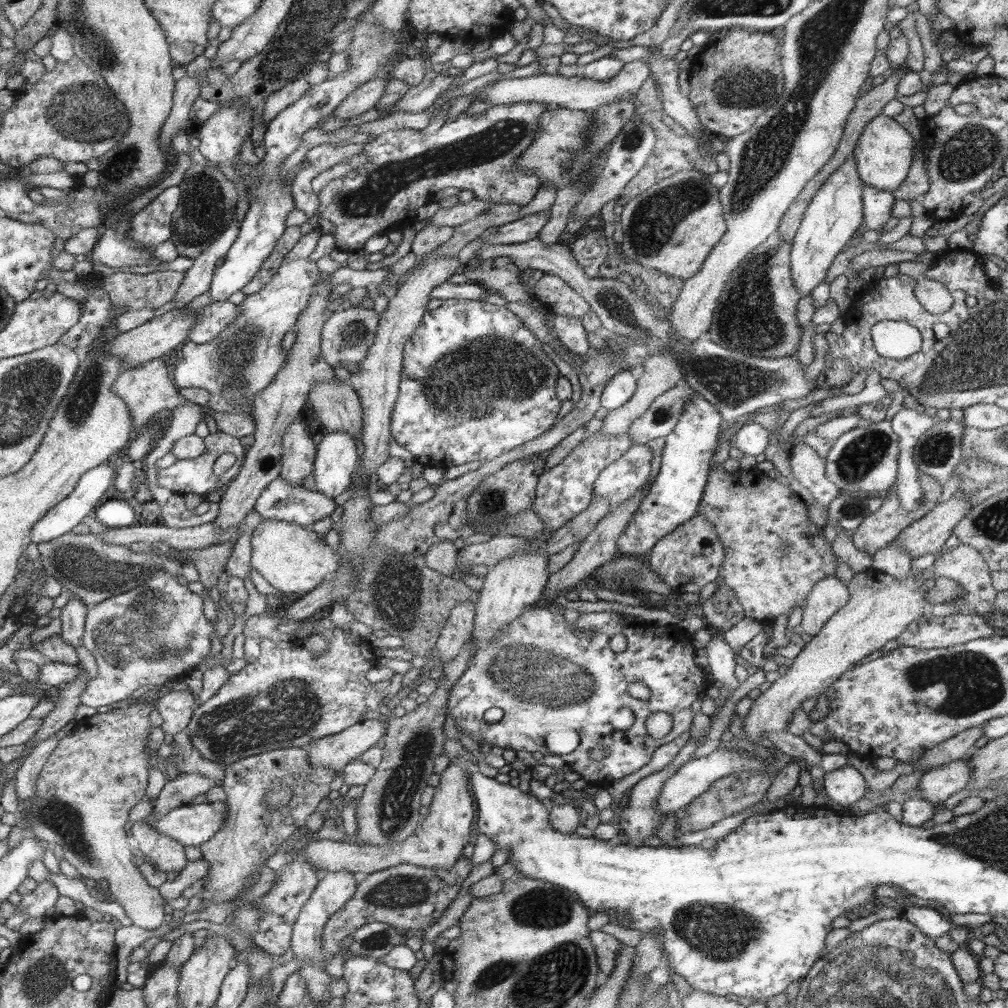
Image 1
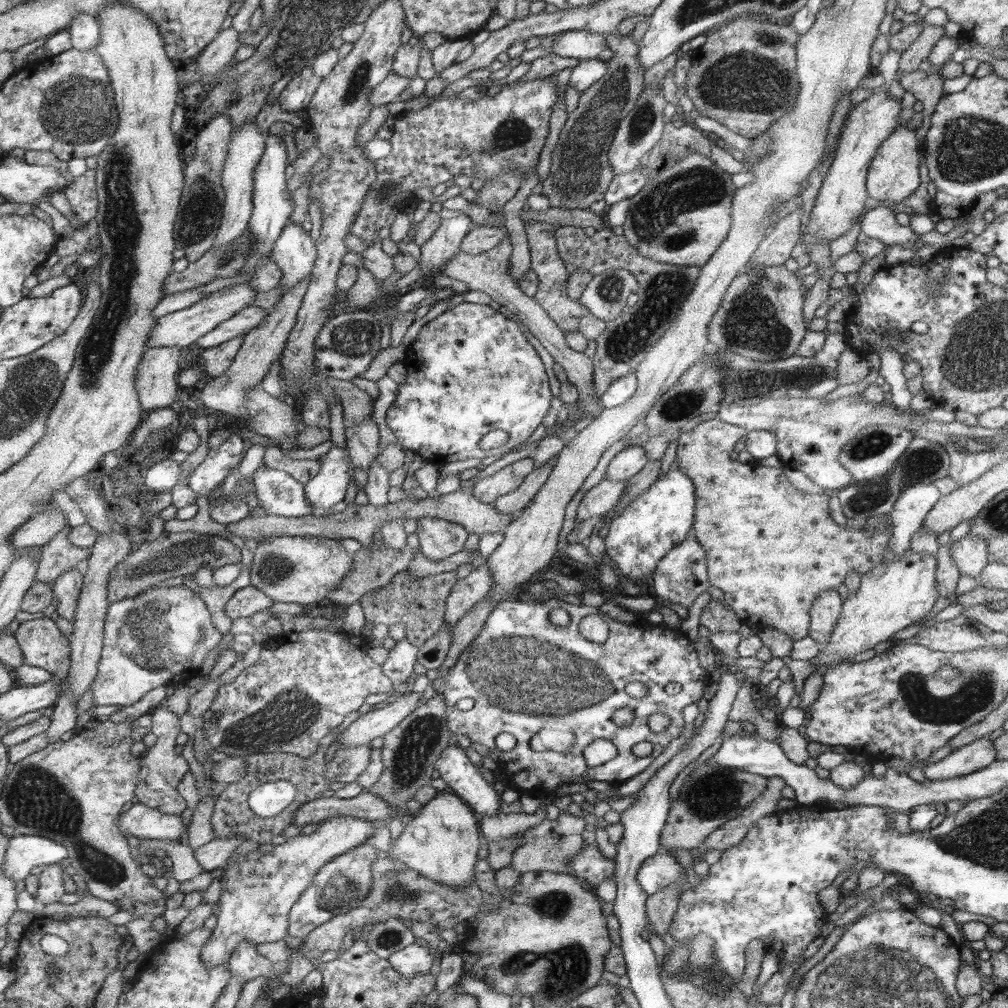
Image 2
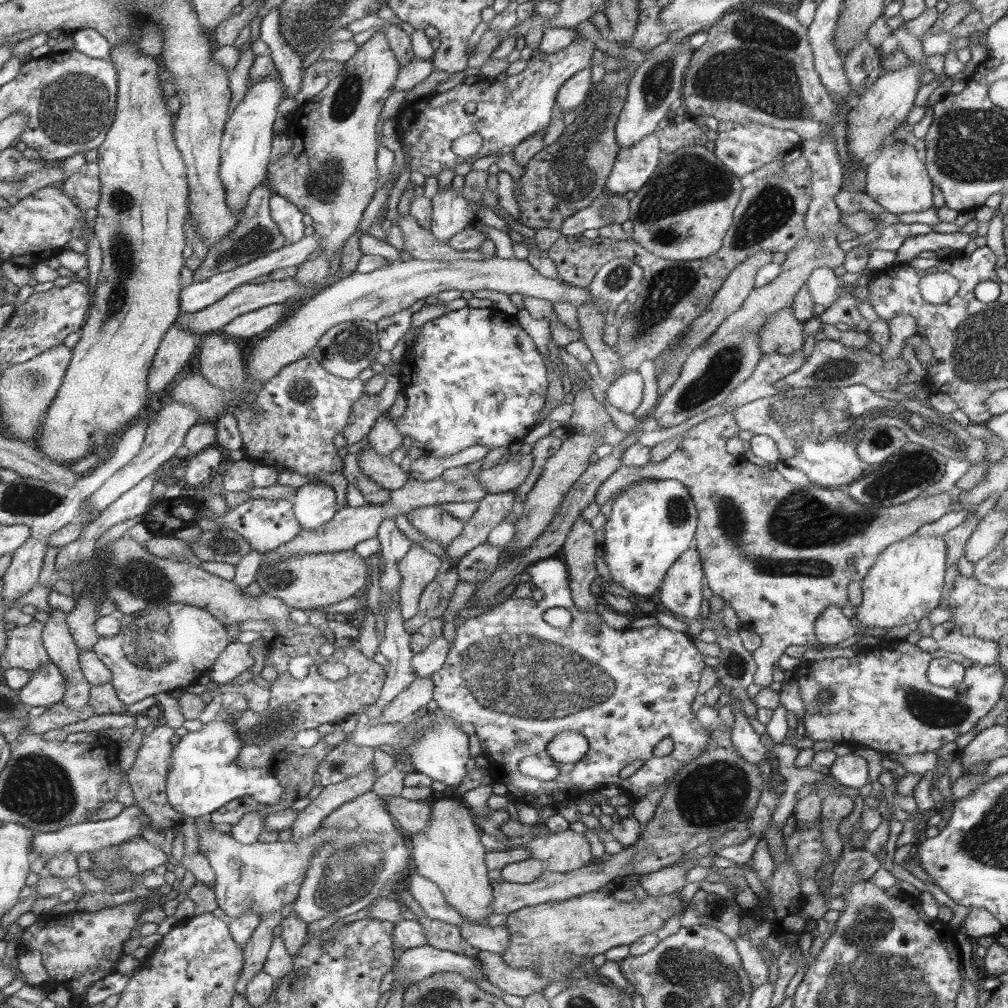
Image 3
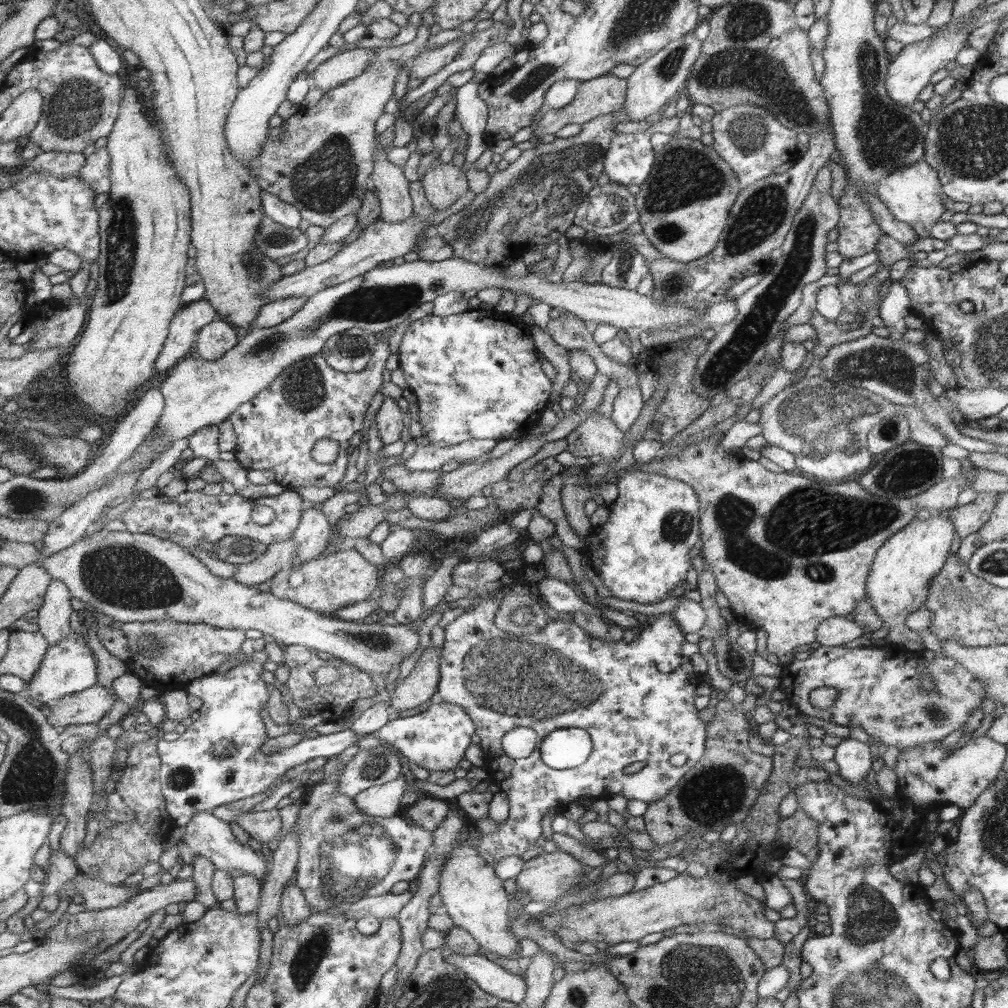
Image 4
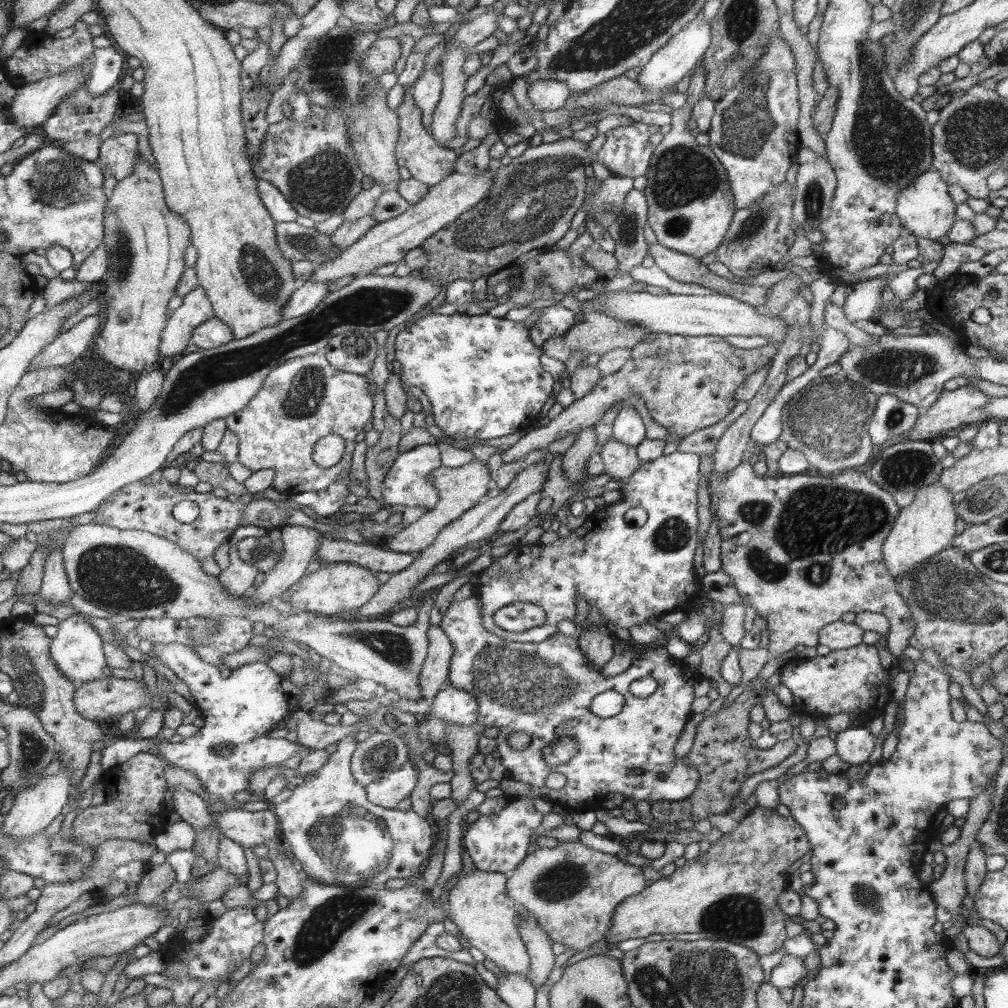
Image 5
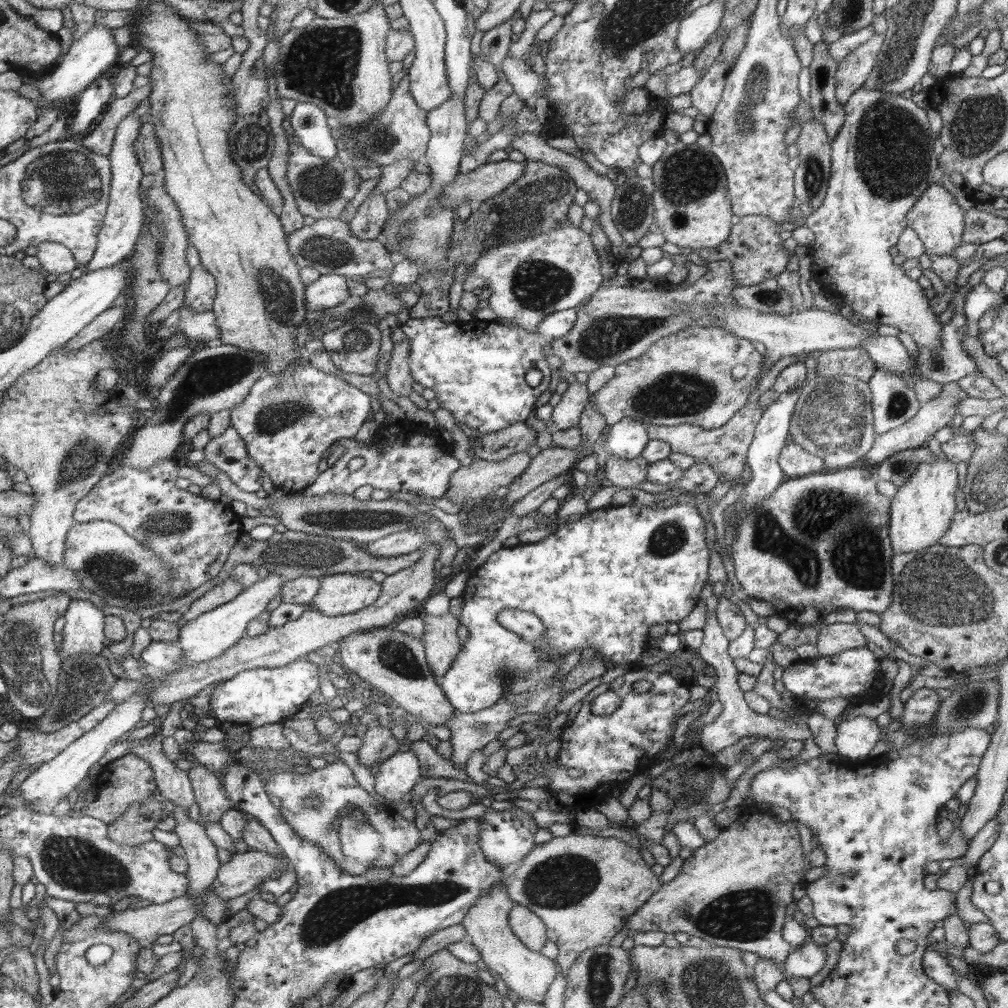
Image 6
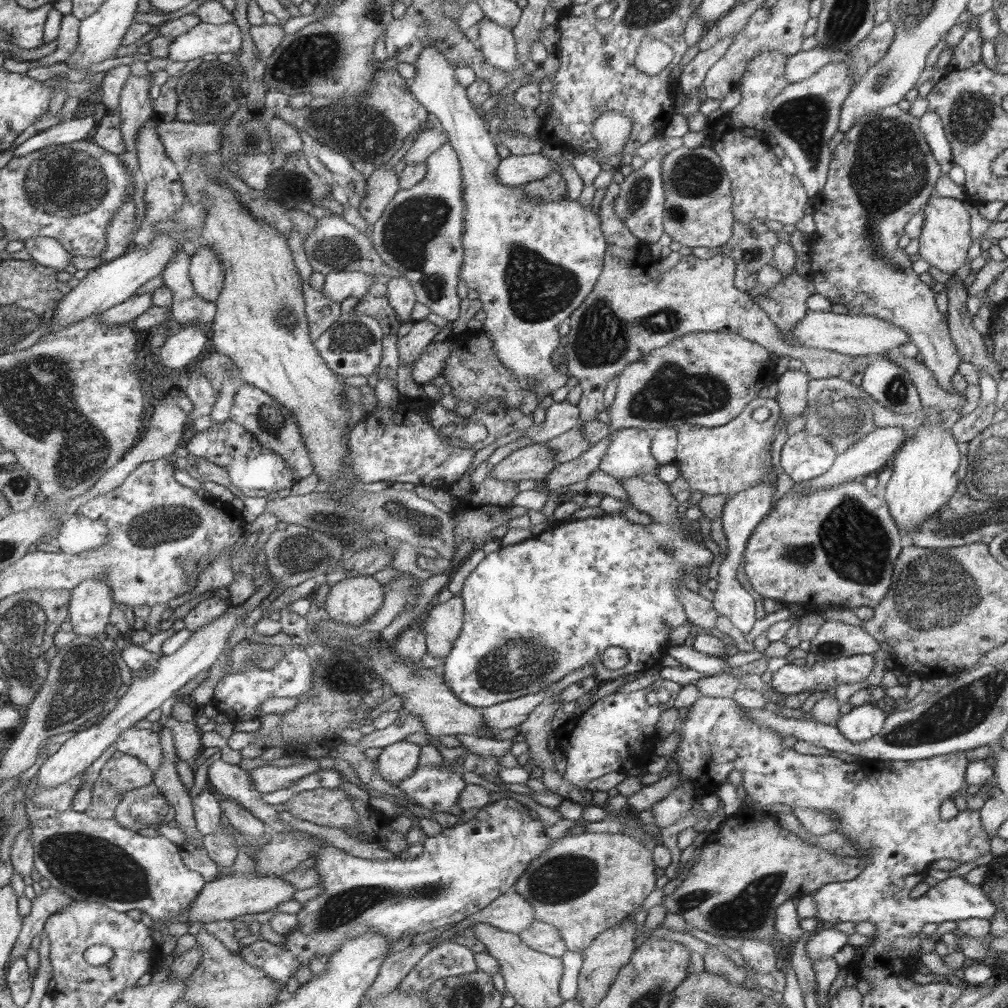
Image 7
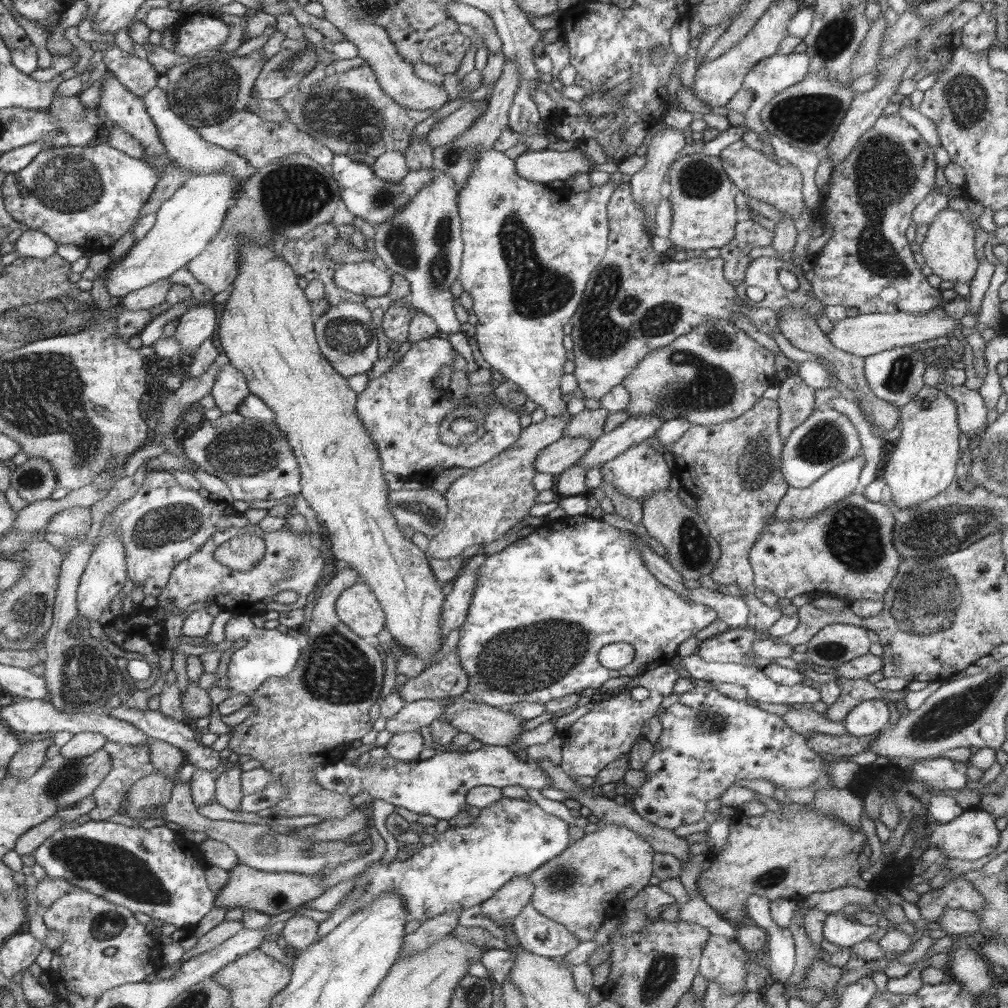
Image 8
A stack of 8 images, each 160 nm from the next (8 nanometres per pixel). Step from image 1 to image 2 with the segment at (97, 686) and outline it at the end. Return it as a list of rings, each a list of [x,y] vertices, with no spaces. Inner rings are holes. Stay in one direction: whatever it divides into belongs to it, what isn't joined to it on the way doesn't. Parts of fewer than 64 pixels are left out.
[[[164,586],[164,588],[153,588],[148,591],[142,592],[133,598],[128,598],[125,600],[120,600],[116,602],[110,602],[108,605],[105,625],[103,628],[103,649],[101,650],[101,657],[99,660],[99,667],[96,678],[91,684],[92,698],[94,700],[95,706],[112,706],[112,704],[122,705],[124,707],[130,706],[131,704],[136,704],[142,696],[144,696],[149,690],[153,688],[158,688],[164,685],[175,685],[179,686],[185,684],[185,682],[192,680],[192,678],[200,676],[200,666],[206,658],[206,654],[222,640],[222,634],[212,626],[212,620],[210,620],[210,611],[206,608],[202,598],[198,598],[190,588],[186,586]]]

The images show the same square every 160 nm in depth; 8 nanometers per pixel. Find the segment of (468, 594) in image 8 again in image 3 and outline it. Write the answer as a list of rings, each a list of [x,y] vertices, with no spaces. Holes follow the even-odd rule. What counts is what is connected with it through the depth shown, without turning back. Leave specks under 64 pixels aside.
[[[416,676],[414,682],[393,698],[381,714],[382,722],[403,722],[414,717],[435,696],[435,681]]]

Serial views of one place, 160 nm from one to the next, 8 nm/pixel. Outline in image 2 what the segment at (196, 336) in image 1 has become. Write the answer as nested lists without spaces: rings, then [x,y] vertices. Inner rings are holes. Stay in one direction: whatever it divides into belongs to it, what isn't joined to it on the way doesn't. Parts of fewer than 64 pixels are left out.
[[[248,306],[240,310],[235,317],[230,318],[223,325],[216,326],[211,333],[206,334],[196,342],[200,348],[212,349],[223,345],[234,338],[245,336],[251,330],[258,328],[269,315],[269,310],[263,310],[256,306]]]

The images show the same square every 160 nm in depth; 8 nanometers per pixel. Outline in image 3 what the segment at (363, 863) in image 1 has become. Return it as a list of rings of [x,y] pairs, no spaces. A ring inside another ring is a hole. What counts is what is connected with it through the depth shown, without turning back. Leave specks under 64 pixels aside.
[[[437,796],[432,804],[432,818],[428,826],[420,832],[412,833],[412,847],[415,848],[415,864],[413,870],[420,876],[435,882],[445,896],[446,902],[458,911],[458,914],[468,922],[484,921],[494,912],[491,911],[491,902],[494,901],[494,888],[488,880],[488,870],[484,864],[486,848],[480,842],[480,830],[474,822],[474,812],[462,806],[456,800]]]

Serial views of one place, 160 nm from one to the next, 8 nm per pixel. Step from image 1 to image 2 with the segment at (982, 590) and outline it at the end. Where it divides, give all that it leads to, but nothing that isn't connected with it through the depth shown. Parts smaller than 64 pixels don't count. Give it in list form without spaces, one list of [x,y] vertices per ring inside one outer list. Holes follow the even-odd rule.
[[[967,534],[958,541],[951,541],[951,559],[958,567],[959,573],[973,576],[981,582],[981,574],[989,562],[987,544],[983,538],[976,538]]]

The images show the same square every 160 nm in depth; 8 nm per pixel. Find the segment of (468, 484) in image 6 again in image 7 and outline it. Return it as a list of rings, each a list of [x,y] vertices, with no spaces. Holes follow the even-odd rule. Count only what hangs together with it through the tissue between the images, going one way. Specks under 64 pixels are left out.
[[[536,443],[512,452],[510,456],[498,462],[489,474],[504,482],[513,480],[538,480],[546,478],[547,474],[558,465],[556,452],[546,444]]]

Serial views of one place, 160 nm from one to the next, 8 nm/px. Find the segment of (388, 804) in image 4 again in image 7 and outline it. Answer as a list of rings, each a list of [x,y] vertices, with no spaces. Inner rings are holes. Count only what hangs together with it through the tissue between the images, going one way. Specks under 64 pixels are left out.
[[[402,740],[384,747],[377,757],[377,769],[386,783],[398,783],[412,777],[419,766],[421,746]]]

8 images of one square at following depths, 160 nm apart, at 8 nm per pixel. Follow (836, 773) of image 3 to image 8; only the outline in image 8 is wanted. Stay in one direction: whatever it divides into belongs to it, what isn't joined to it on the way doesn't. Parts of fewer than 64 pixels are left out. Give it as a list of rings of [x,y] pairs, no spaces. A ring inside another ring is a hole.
[[[866,700],[853,706],[843,722],[847,733],[856,737],[867,737],[884,730],[890,724],[890,716],[885,700]]]

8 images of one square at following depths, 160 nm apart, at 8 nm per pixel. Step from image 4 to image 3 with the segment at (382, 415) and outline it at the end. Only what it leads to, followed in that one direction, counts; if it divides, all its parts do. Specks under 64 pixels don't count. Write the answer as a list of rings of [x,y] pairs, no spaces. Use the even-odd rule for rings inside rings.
[[[388,414],[386,417],[380,416],[376,419],[367,438],[374,451],[388,457],[390,453],[403,446],[404,435],[396,428],[394,420]]]

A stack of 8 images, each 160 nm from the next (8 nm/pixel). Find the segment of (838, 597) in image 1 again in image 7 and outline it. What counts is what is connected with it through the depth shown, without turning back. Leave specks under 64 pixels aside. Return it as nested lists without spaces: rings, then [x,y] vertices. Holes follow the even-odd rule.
[[[836,620],[821,621],[819,631],[816,636],[810,640],[810,653],[816,656],[816,661],[827,661],[839,659],[845,656],[854,656],[859,654],[874,654],[880,650],[880,644],[861,626],[850,625]]]

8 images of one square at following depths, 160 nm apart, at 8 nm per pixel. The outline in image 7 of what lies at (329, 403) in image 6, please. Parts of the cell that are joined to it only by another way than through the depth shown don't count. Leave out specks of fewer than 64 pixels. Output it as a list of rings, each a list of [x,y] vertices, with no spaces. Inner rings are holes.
[[[243,383],[234,395],[229,419],[251,431],[252,435],[263,444],[264,449],[272,450],[276,452],[276,455],[283,456],[288,462],[287,465],[295,471],[295,474],[299,474],[300,478],[306,478],[314,472],[315,466],[311,462],[307,447],[304,446],[302,431],[299,429],[295,415],[266,391]]]

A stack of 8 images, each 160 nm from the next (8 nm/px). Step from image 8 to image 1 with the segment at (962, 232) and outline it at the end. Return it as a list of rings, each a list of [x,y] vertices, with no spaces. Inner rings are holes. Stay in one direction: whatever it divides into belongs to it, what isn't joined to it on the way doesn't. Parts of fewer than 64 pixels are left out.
[[[883,113],[876,116],[864,127],[853,152],[860,180],[877,189],[892,192],[907,177],[913,160],[914,145],[914,137],[901,122]]]

